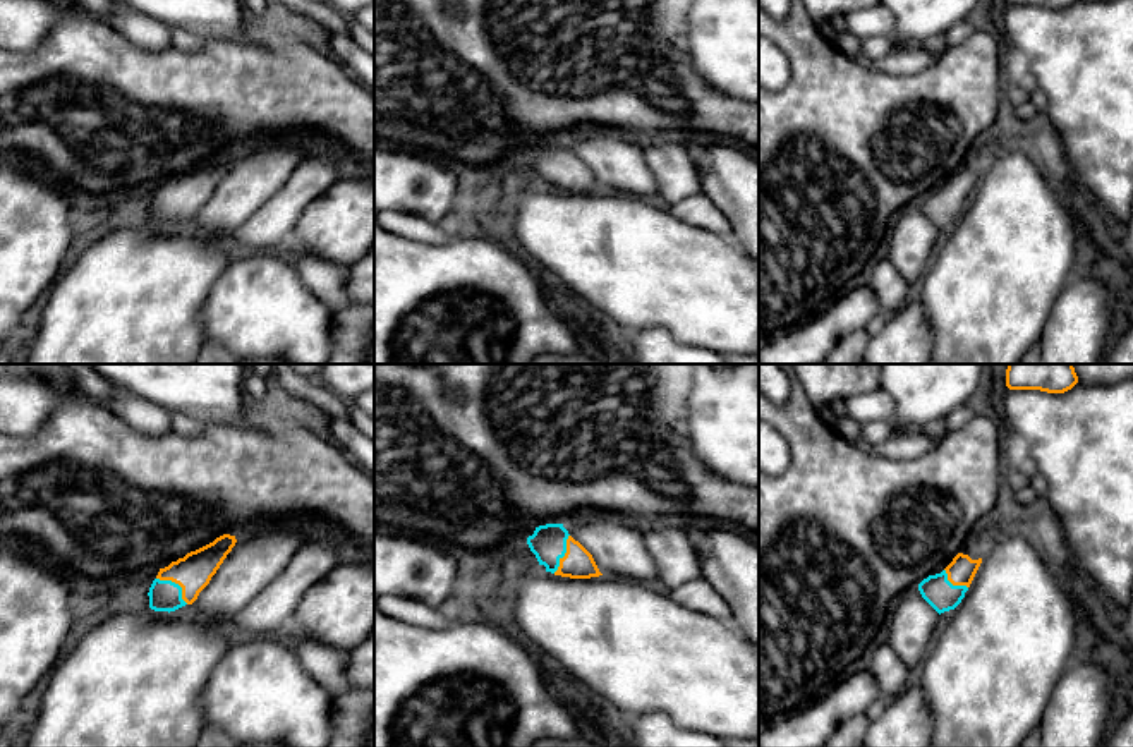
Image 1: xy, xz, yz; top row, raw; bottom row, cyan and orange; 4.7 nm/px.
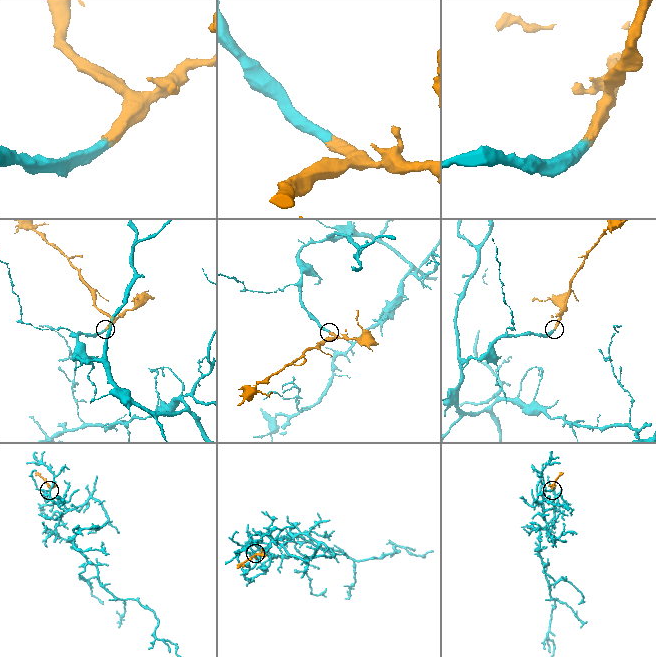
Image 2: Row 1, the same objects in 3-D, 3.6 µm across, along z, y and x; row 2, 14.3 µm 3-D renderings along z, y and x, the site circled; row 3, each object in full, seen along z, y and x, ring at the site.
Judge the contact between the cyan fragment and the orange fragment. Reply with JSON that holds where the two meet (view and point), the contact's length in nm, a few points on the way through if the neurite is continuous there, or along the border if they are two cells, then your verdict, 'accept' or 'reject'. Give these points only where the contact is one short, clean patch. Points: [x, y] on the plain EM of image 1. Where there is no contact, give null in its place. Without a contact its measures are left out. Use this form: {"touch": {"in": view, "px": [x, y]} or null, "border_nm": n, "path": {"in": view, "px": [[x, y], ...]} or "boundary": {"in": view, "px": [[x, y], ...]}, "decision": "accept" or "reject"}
{"touch": {"in": "xy", "px": [177, 200]}, "border_nm": 200, "path": {"in": "xy", "px": [[163, 210], [177, 200], [193, 188]]}, "decision": "accept"}

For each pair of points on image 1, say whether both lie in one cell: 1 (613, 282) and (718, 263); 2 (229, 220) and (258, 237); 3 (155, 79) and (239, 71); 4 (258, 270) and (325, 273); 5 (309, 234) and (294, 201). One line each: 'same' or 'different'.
1: same
2: different
3: same
4: different
5: different

